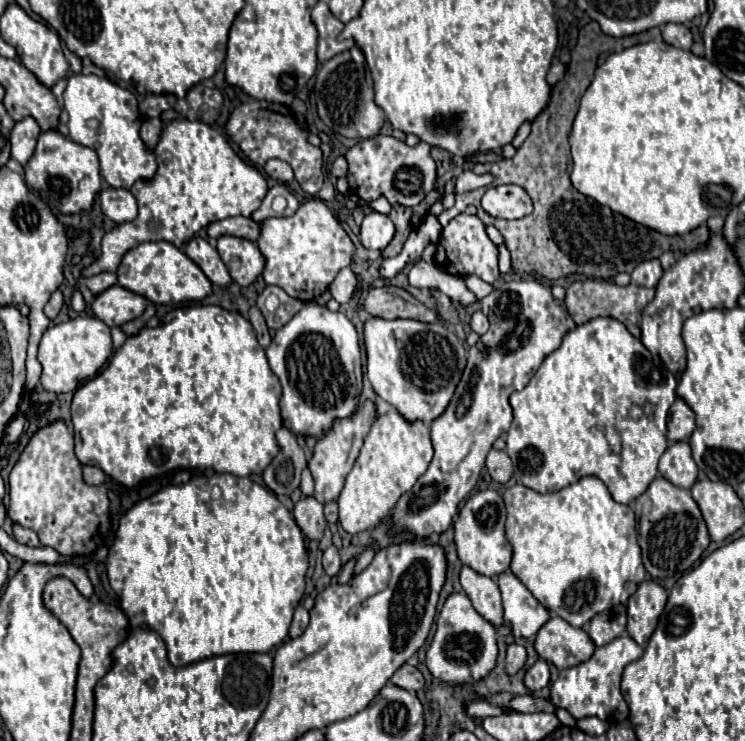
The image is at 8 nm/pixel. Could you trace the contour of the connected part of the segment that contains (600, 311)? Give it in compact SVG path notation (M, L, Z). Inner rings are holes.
M582 280L582 282L574 282L566 288L566 298L564 304L572 316L572 320L576 324L584 324L584 320L592 320L596 316L612 316L616 320L620 320L630 332L632 336L640 338L640 320L642 320L642 310L646 308L646 304L652 300L654 290L648 290L644 286L636 286L636 284L628 284L628 286L618 286L614 282L606 282L606 280Z

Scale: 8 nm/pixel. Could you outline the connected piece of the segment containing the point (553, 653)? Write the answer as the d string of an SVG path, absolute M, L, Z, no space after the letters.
M554 616L538 630L534 648L542 660L564 670L586 662L596 646L586 630L574 628L560 616Z

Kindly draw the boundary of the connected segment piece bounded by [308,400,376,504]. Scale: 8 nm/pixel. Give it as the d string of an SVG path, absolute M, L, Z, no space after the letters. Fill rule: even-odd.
M366 400L364 404L360 404L356 408L356 412L348 418L336 418L330 426L330 430L326 430L318 440L316 440L316 446L314 446L314 454L312 458L308 460L308 468L314 476L314 484L316 484L316 492L314 492L314 498L318 502L330 502L330 500L336 500L342 486L344 486L344 478L346 474L350 472L354 460L358 458L358 452L362 448L362 442L372 426L372 422L376 420L376 404L372 400Z

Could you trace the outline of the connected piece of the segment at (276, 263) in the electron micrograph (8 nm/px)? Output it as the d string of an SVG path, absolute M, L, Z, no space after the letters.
M318 198L308 200L292 218L268 218L264 220L258 248L266 260L264 280L266 284L280 286L288 296L308 302L318 298L336 274L352 264L356 246L336 220L332 210Z

